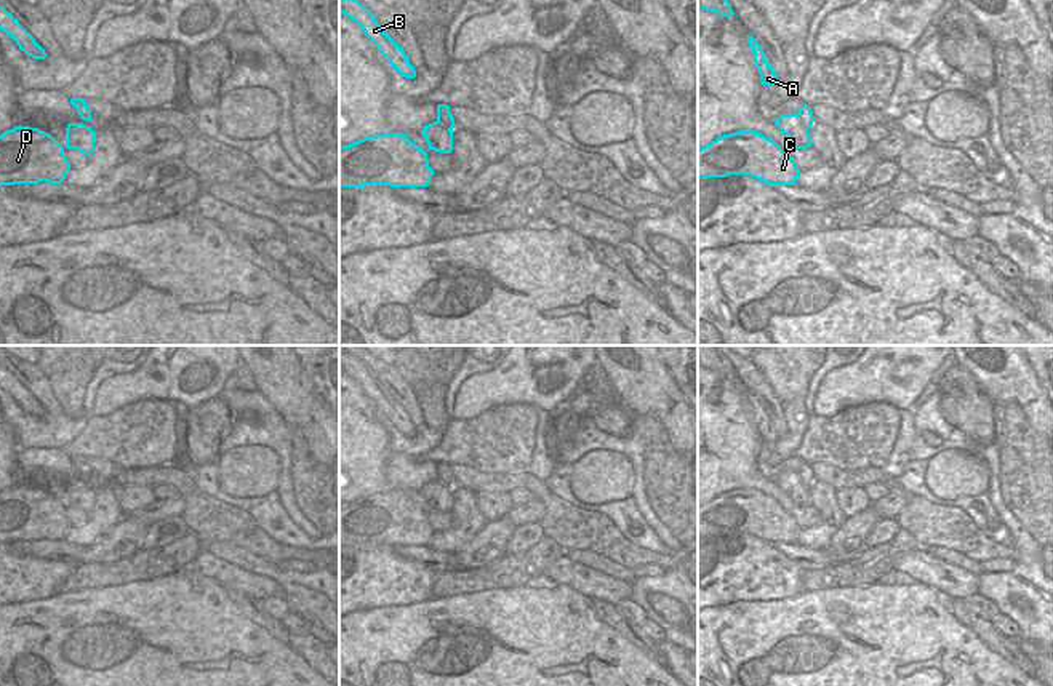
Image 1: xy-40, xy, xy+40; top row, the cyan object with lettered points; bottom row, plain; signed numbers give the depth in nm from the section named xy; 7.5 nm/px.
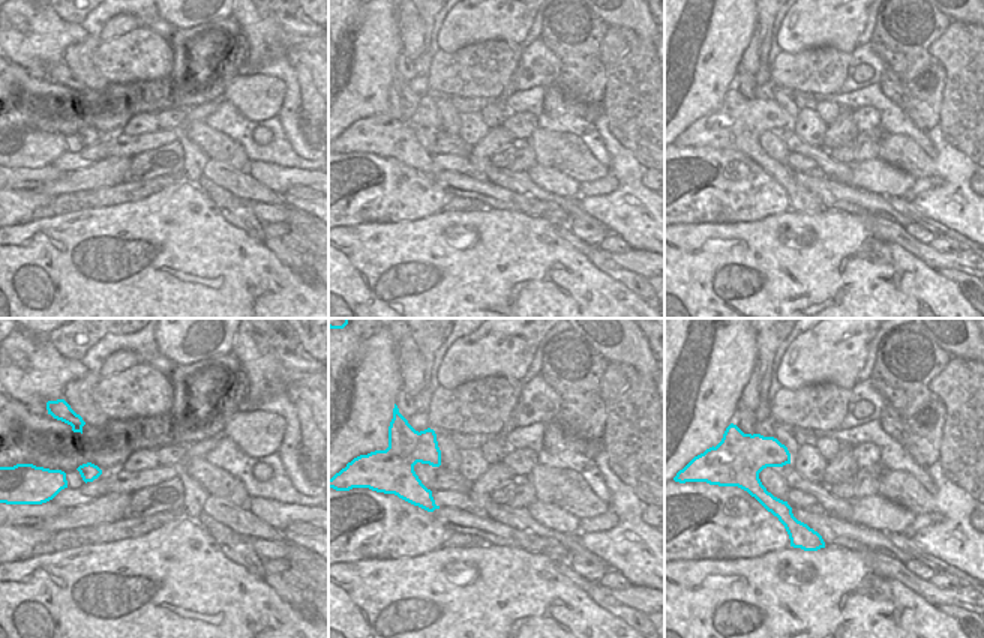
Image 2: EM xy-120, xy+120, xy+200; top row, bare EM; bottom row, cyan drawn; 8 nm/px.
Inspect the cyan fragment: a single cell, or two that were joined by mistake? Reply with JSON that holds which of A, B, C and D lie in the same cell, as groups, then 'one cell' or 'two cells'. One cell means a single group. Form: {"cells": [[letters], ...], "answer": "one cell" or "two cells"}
{"cells": [["A", "B"], ["C", "D"]], "answer": "two cells"}

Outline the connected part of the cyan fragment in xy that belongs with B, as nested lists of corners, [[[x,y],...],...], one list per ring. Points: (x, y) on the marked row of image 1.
[[[339,0],[339,13],[355,21],[378,51],[403,77],[414,78],[416,70],[405,51],[381,29],[374,16],[358,0]]]

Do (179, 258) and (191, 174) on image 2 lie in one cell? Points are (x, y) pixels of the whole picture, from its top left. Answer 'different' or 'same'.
different

